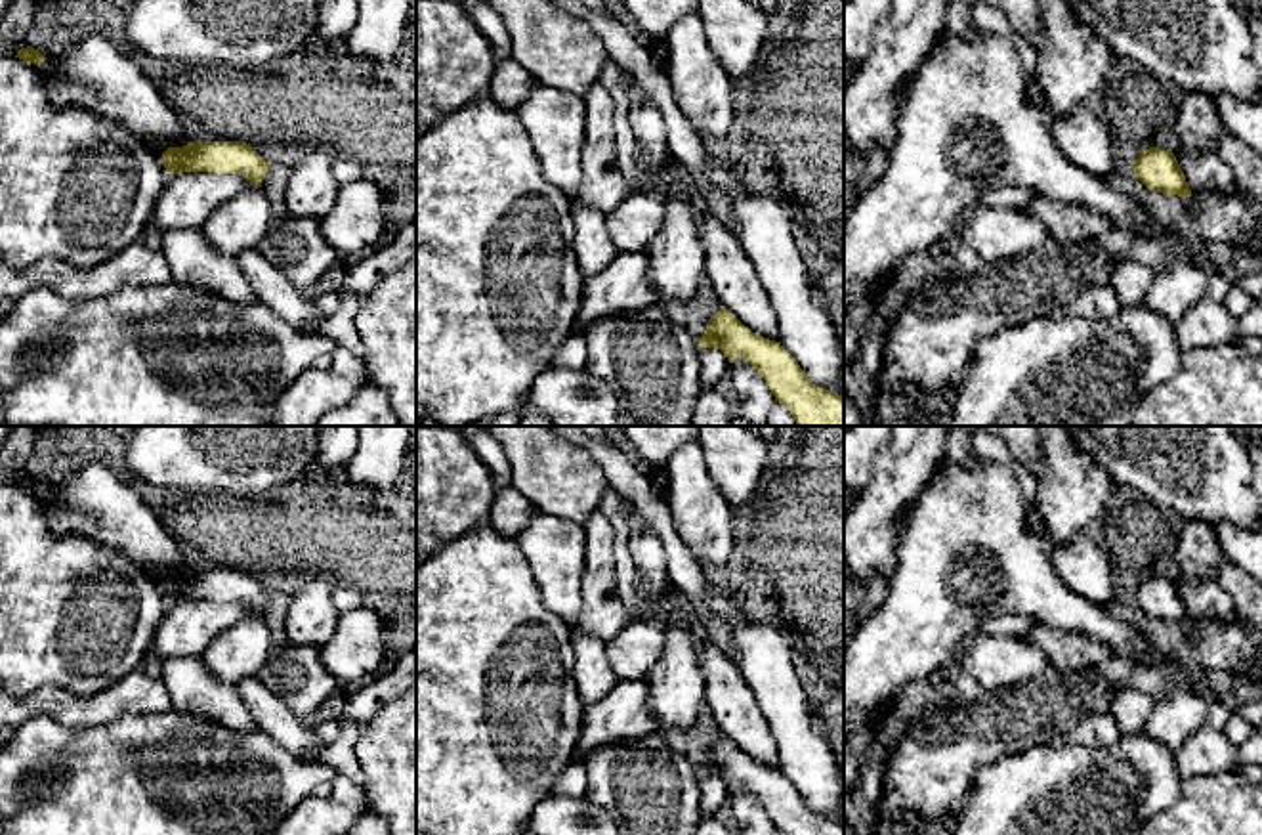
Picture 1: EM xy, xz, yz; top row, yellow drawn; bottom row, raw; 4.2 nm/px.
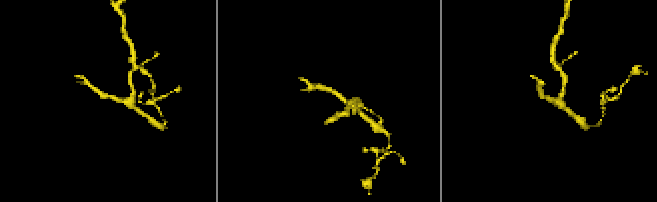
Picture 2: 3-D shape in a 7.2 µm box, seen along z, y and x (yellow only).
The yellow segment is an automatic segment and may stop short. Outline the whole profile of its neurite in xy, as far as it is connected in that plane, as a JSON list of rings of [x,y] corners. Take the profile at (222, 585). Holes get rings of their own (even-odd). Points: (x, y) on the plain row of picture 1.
[[[189,569],[162,581],[168,602],[214,600],[244,602],[258,615],[267,602],[265,590],[246,569]]]

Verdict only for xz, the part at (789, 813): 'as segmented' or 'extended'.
as segmented

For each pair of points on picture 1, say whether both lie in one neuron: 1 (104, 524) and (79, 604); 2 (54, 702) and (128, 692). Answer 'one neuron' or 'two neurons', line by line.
1: two neurons
2: one neuron

